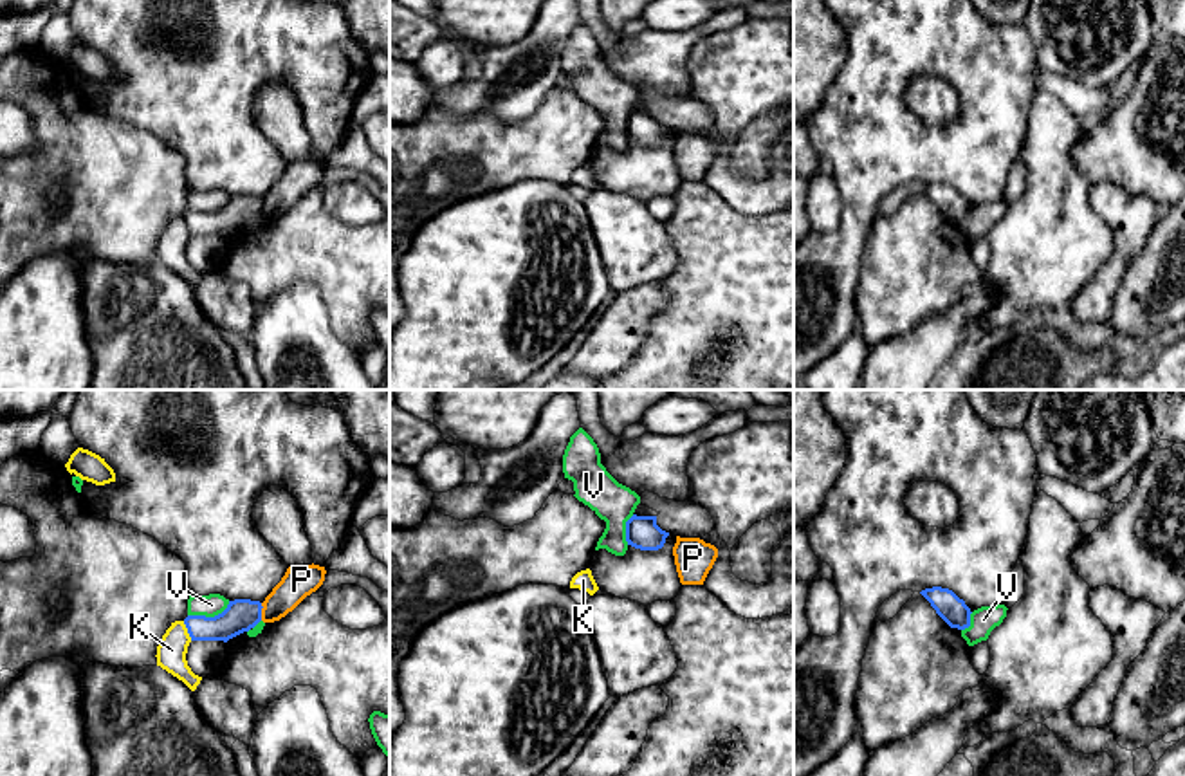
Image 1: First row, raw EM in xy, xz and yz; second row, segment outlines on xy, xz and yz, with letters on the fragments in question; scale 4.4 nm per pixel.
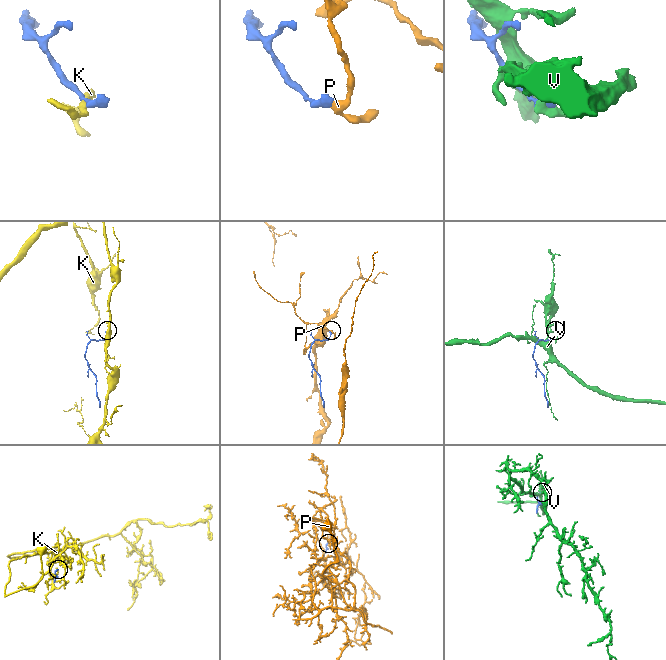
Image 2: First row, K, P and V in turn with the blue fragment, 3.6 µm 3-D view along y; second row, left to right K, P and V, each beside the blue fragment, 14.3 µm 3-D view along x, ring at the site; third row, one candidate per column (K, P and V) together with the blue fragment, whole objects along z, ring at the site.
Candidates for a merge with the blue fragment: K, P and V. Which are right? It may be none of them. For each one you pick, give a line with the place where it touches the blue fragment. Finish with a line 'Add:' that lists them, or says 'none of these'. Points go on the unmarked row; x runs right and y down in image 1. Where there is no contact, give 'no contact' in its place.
Add: none of these

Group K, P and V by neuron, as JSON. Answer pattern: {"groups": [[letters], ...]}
{"groups": [["K"], ["P"], ["V"]]}

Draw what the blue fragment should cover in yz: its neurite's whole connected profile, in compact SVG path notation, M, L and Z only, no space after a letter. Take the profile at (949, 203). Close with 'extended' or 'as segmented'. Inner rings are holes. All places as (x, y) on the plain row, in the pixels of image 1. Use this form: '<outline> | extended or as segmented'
M932 182L920 188L936 209L951 222L965 226L970 222L970 204L952 186Z | as segmented

